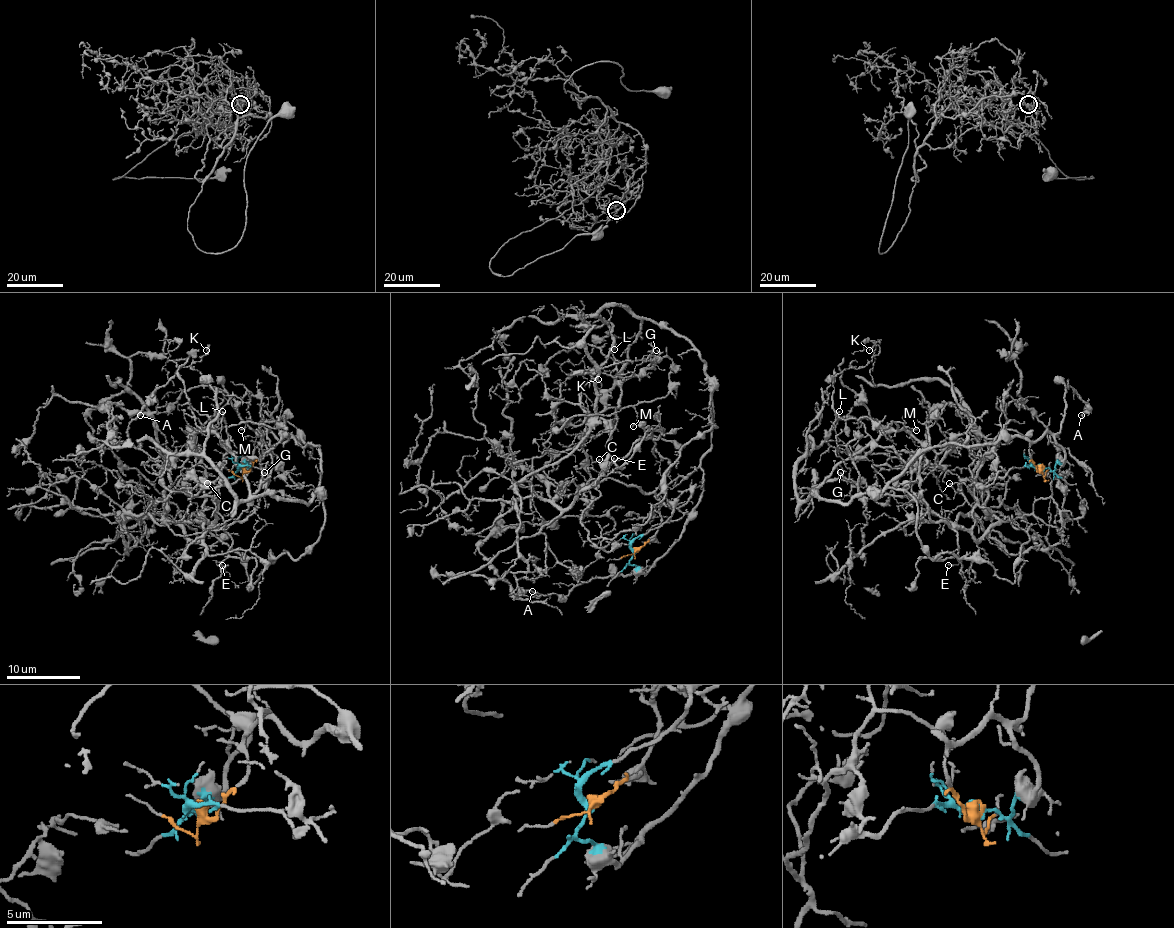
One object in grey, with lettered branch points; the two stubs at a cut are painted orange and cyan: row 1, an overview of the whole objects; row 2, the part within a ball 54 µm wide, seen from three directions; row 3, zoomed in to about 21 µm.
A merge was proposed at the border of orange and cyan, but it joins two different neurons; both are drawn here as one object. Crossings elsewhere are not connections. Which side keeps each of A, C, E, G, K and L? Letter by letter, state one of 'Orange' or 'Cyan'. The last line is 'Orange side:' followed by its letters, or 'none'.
A: Cyan
C: Orange
E: Orange
G: Orange
K: Cyan
L: Cyan
Orange side: C, E, G

